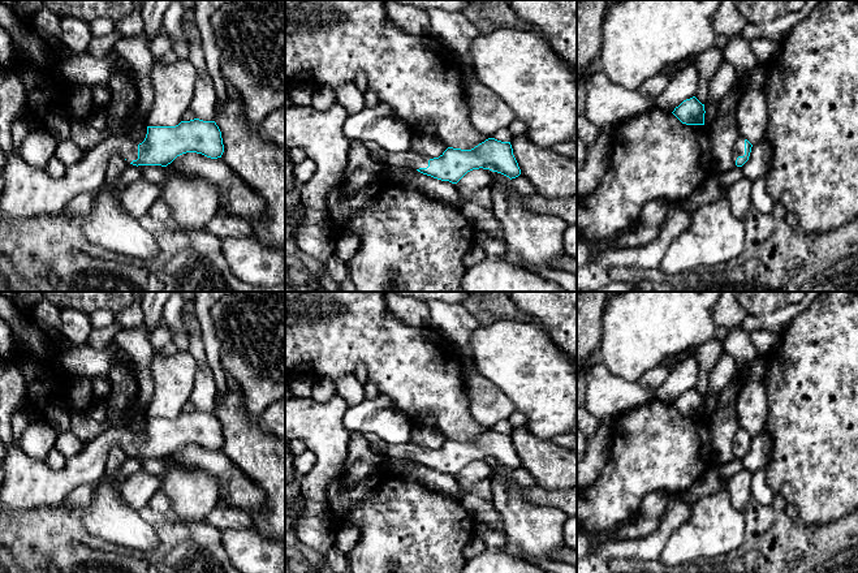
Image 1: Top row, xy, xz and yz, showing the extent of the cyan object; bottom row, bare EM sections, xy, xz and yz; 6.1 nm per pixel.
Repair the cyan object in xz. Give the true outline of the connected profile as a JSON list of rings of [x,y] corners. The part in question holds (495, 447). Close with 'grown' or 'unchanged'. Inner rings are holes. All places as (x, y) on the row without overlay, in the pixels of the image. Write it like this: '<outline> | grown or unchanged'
[[[488,430],[471,441],[448,439],[439,449],[413,444],[387,444],[385,457],[418,462],[441,473],[457,475],[473,461],[490,461],[506,469],[521,466],[510,434]]] | grown

